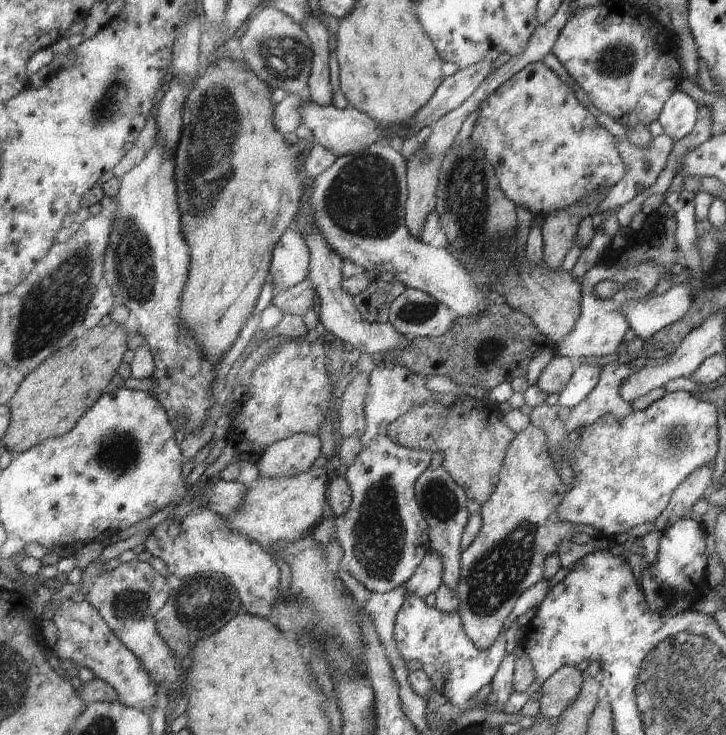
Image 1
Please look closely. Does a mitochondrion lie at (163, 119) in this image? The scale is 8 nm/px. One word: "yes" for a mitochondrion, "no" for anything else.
no

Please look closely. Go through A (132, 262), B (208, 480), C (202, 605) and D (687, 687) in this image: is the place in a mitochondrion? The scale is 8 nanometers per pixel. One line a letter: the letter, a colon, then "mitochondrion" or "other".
A: mitochondrion
B: other
C: mitochondrion
D: mitochondrion

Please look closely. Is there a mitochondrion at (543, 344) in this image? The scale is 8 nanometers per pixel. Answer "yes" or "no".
no

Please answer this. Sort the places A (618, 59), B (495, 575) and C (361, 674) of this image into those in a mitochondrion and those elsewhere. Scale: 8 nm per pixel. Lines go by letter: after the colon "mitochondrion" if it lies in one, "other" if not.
A: mitochondrion
B: mitochondrion
C: other

